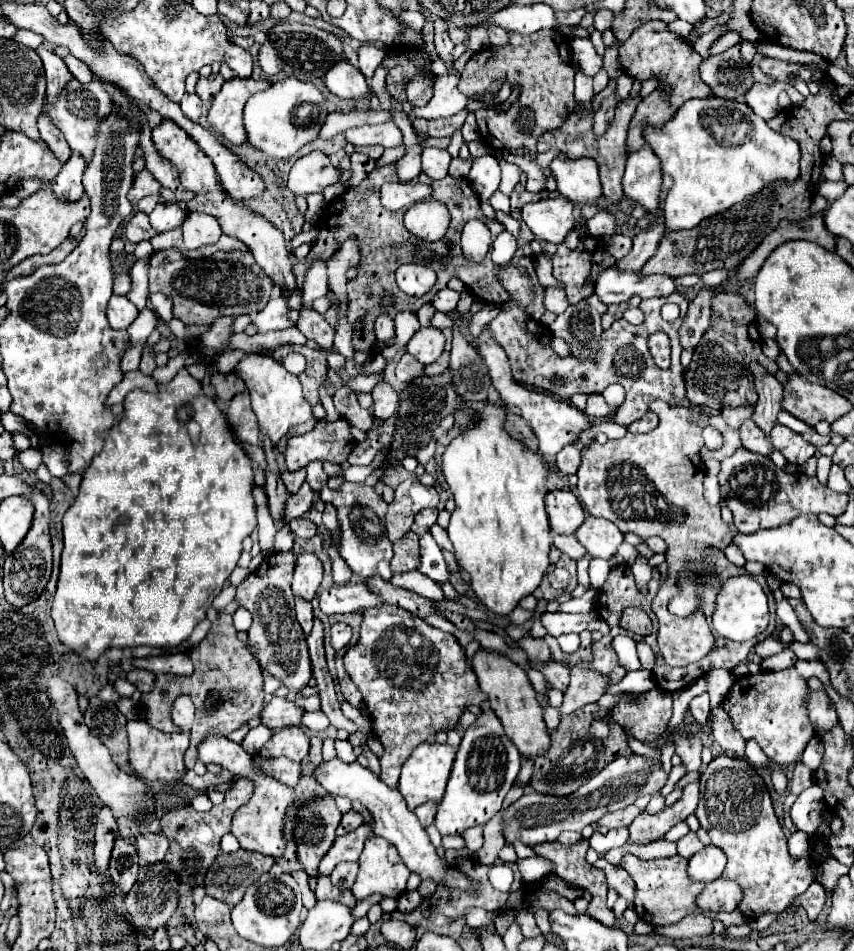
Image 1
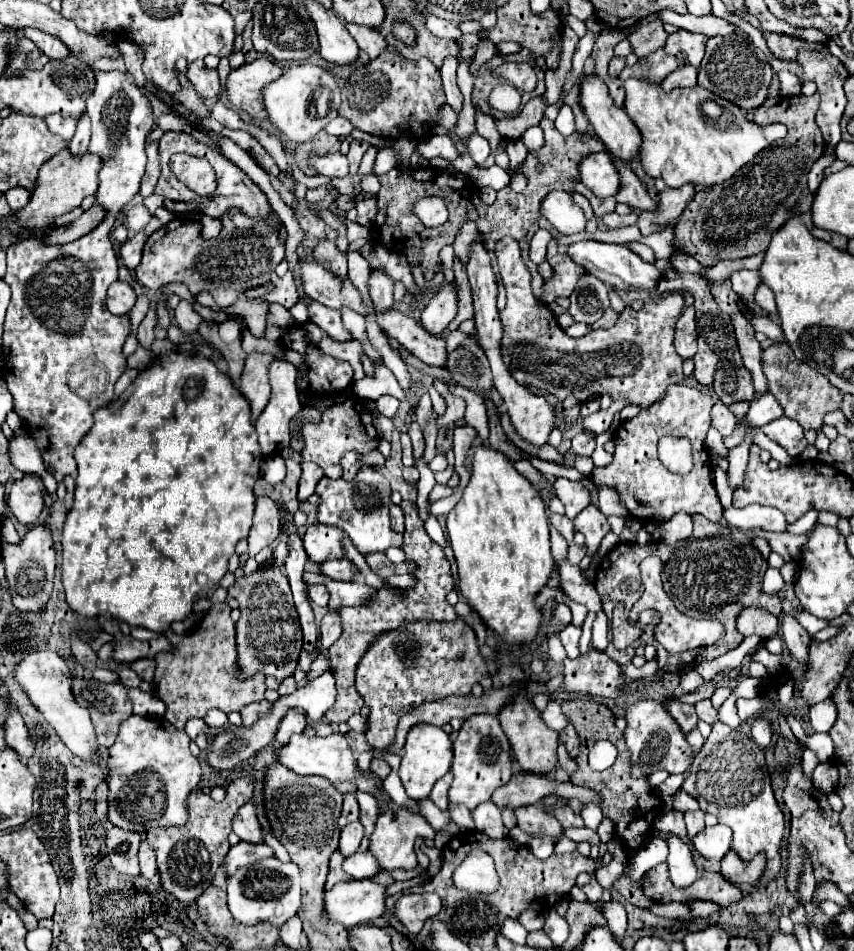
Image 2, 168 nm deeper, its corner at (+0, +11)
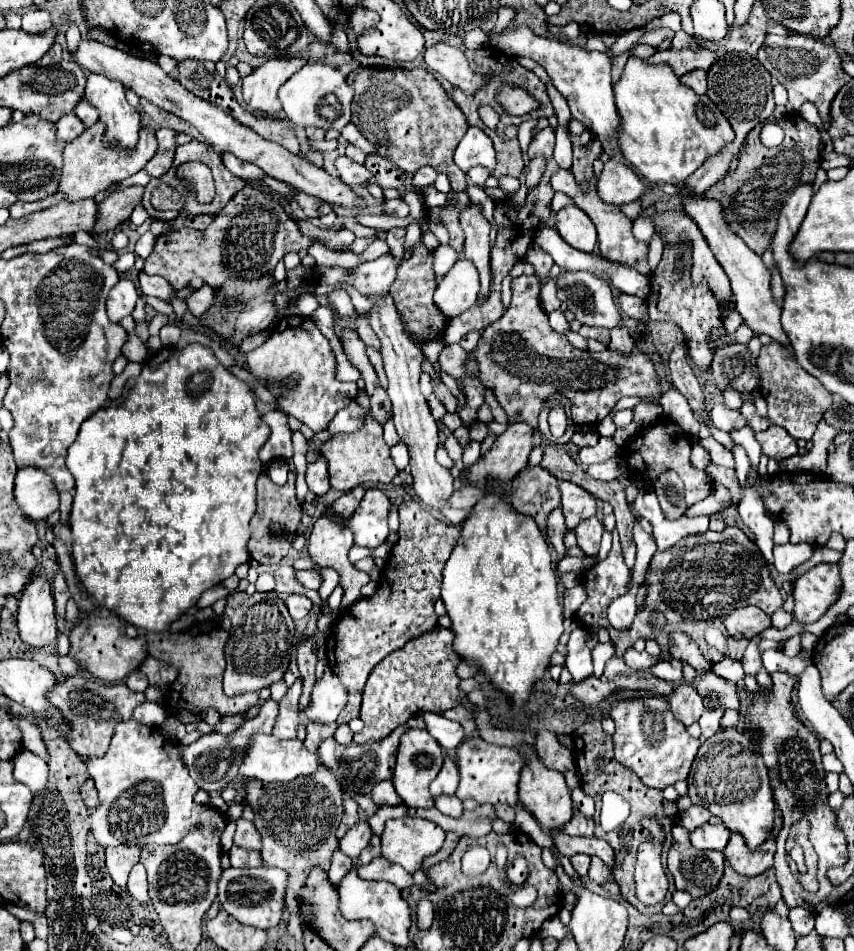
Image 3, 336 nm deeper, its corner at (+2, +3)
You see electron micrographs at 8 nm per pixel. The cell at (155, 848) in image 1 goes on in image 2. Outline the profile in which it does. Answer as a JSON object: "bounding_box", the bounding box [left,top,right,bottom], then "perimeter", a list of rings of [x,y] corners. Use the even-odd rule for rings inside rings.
{"bounding_box":[138,839,156,879],"perimeter":[[[144,839],[140,845],[140,853],[138,853],[138,861],[140,861],[140,875],[150,879],[156,875],[156,853],[154,849],[148,845],[148,841]]]}

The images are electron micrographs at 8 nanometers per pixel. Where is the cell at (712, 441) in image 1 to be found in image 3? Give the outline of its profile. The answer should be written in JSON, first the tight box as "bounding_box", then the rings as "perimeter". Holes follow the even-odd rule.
{"bounding_box":[710,405,746,433],"perimeter":[[[714,405],[712,411],[710,411],[710,417],[712,417],[712,423],[718,429],[726,431],[726,433],[732,433],[732,431],[736,431],[736,429],[746,425],[746,421],[740,415],[740,411],[732,411],[726,405]]]}

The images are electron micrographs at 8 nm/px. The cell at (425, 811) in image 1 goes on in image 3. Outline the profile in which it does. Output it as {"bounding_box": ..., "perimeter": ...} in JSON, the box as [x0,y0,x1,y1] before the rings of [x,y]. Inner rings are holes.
{"bounding_box":[430,757,458,799],"perimeter":[[[446,757],[438,777],[430,783],[430,793],[432,793],[434,799],[438,799],[440,795],[454,795],[456,787],[458,787],[458,769],[456,769],[456,763],[450,757]]]}

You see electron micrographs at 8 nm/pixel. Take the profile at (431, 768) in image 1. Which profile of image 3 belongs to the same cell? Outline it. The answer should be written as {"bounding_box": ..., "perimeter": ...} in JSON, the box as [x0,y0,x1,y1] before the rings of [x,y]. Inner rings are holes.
{"bounding_box":[392,729,446,809],"perimeter":[[[408,729],[402,735],[398,755],[396,755],[396,769],[394,769],[392,783],[406,807],[422,807],[422,809],[434,807],[434,799],[430,797],[428,785],[442,769],[444,755],[446,753],[442,753],[442,747],[438,745],[438,741],[426,729]]]}

